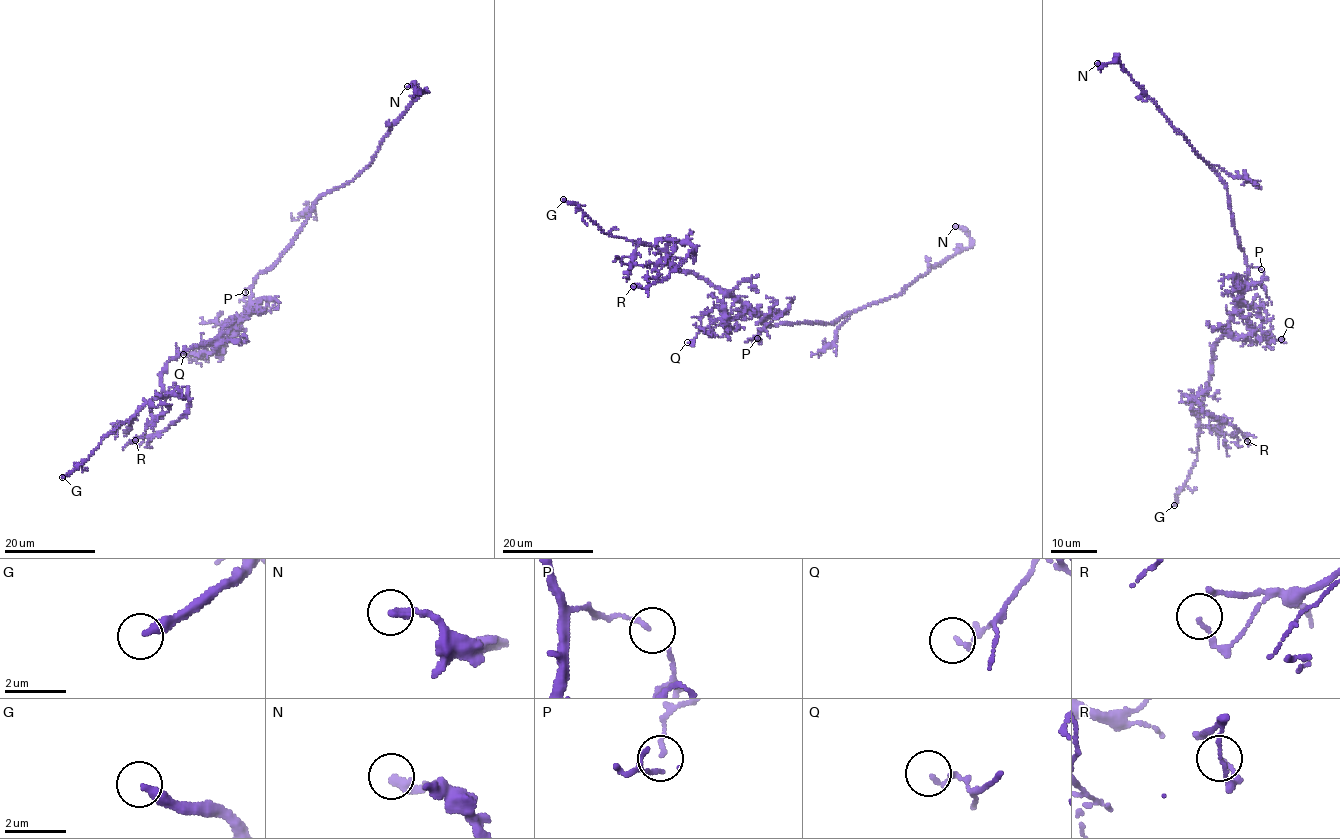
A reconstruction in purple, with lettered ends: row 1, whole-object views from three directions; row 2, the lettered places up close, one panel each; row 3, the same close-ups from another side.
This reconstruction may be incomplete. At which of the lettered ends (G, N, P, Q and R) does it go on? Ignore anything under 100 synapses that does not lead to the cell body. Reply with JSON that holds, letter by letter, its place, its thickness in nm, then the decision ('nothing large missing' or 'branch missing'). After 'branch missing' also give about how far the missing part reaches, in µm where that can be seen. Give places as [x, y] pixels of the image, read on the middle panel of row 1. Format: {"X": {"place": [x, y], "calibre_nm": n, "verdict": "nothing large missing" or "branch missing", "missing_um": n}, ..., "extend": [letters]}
{"G": {"place": [563, 199], "calibre_nm": 320, "verdict": "branch missing", "missing_um": 20}, "N": {"place": [955, 226], "calibre_nm": 260, "verdict": "nothing large missing"}, "P": {"place": [757, 338], "calibre_nm": 80, "verdict": "nothing large missing"}, "Q": {"place": [687, 342], "calibre_nm": 130, "verdict": "nothing large missing"}, "R": {"place": [633, 286], "calibre_nm": 140, "verdict": "nothing large missing"}, "extend": ["G"]}

